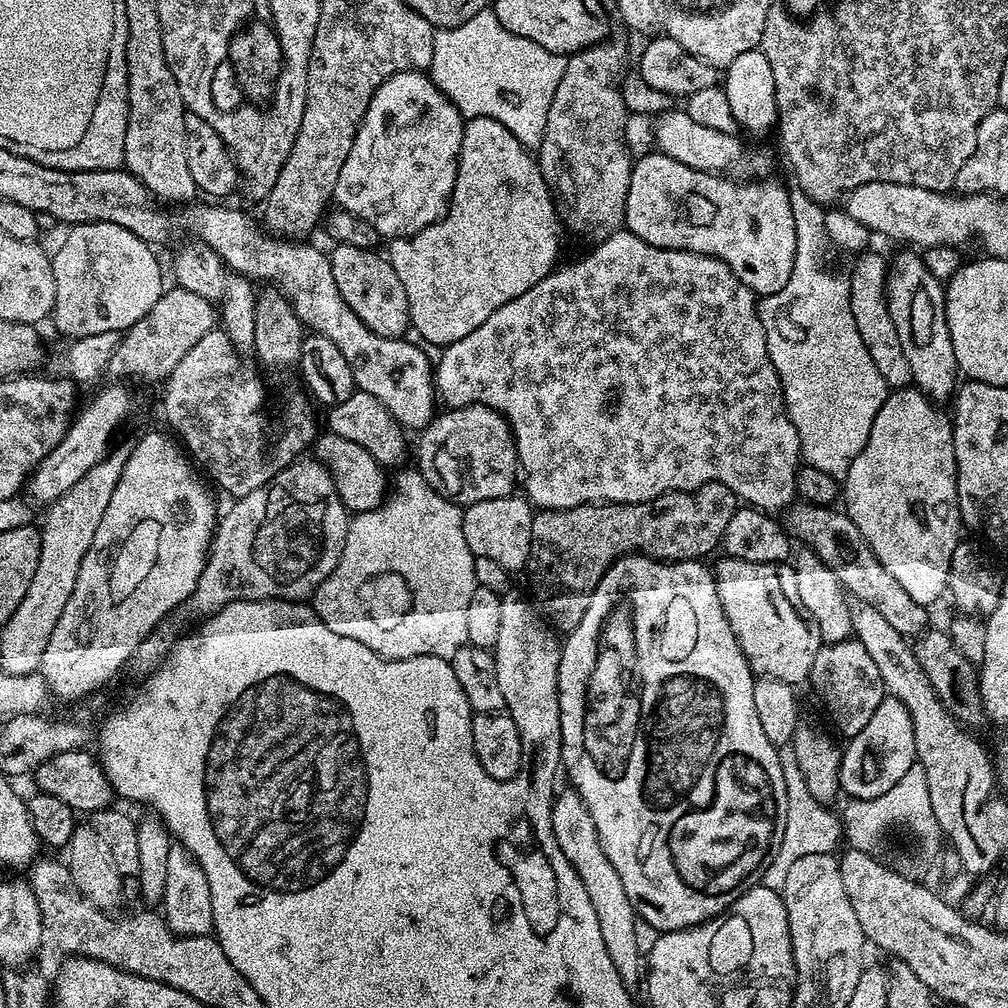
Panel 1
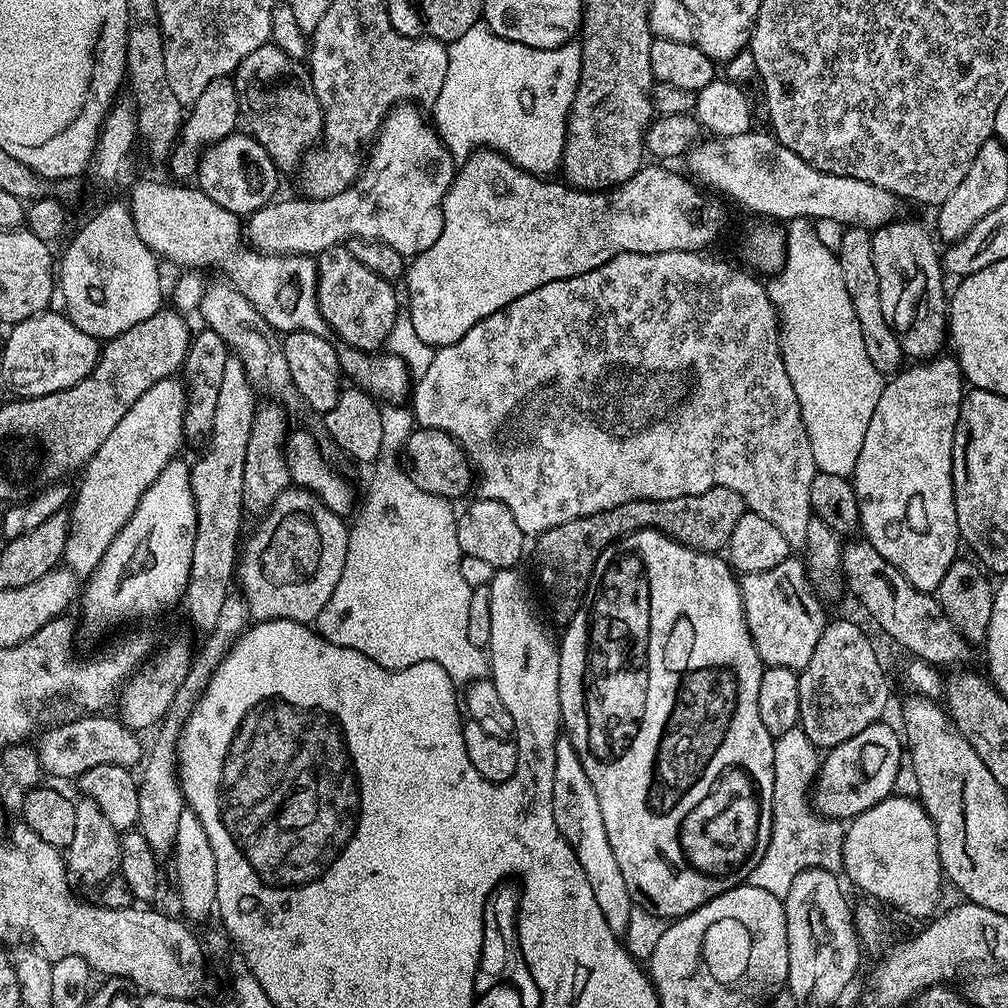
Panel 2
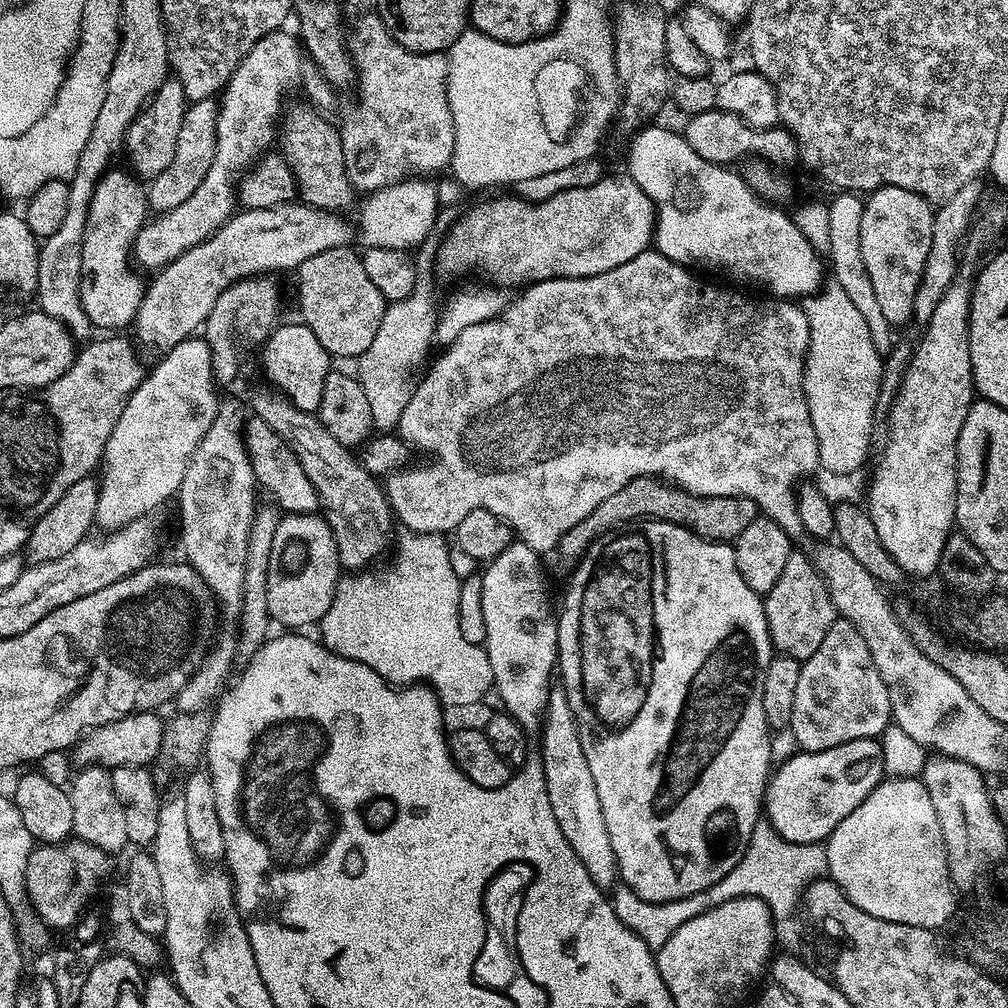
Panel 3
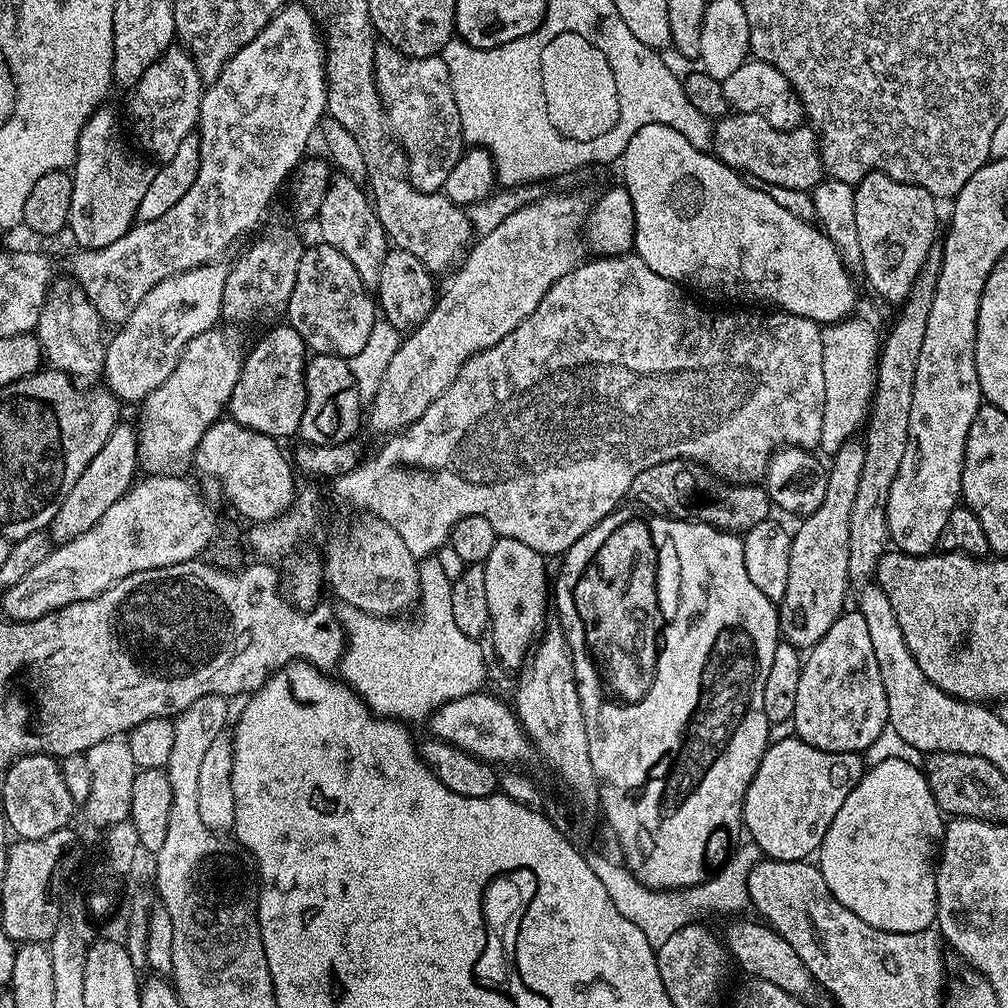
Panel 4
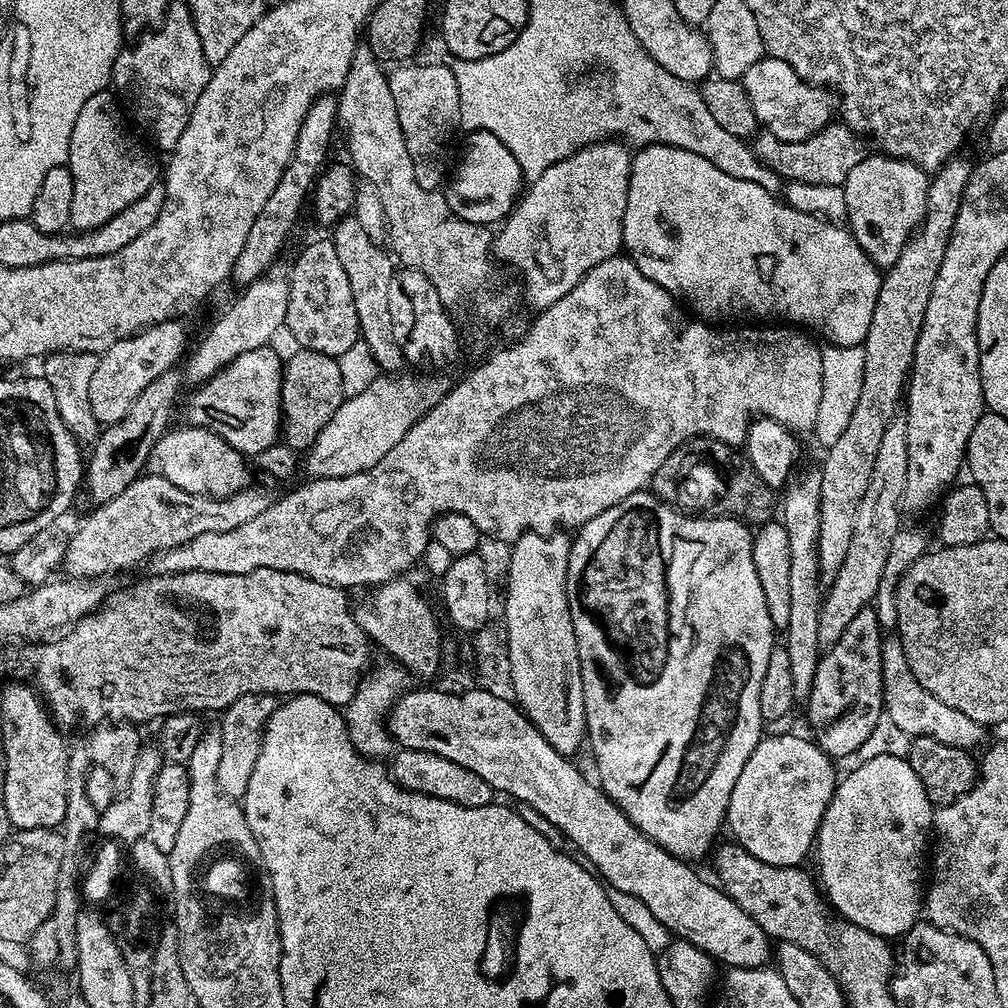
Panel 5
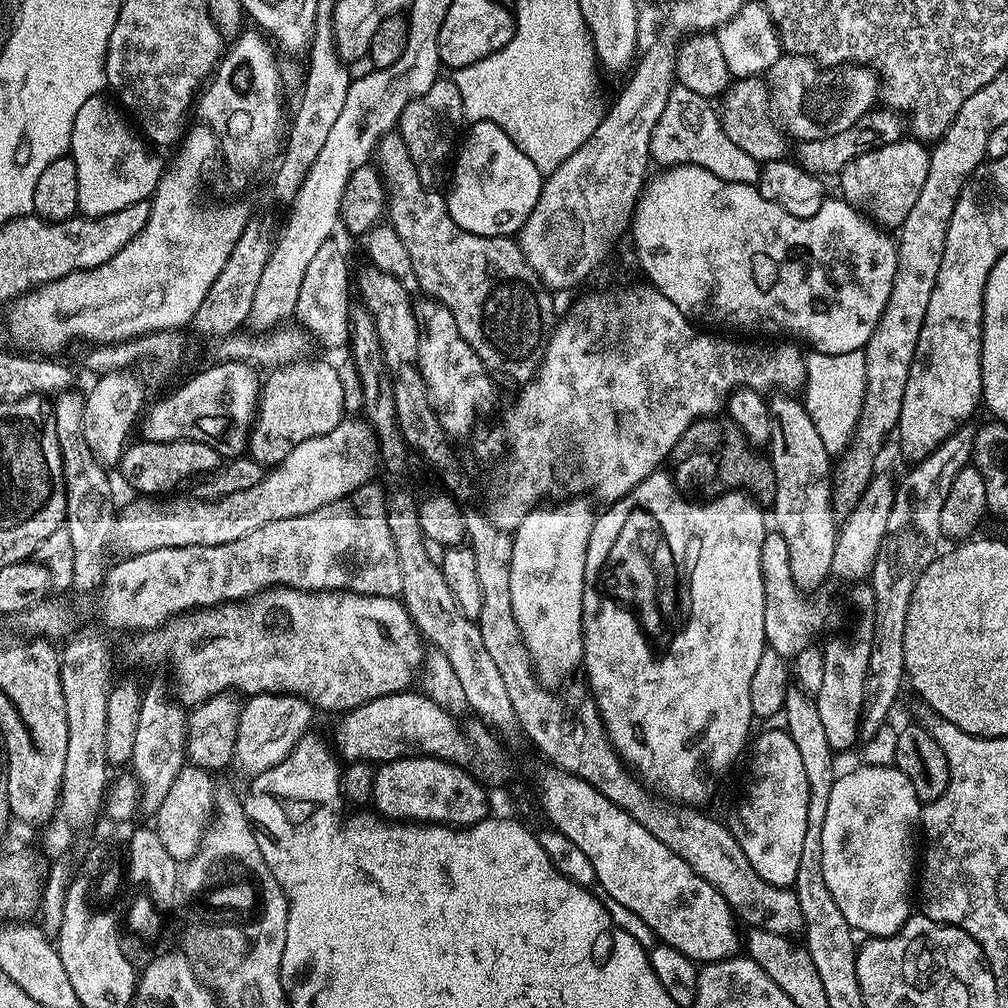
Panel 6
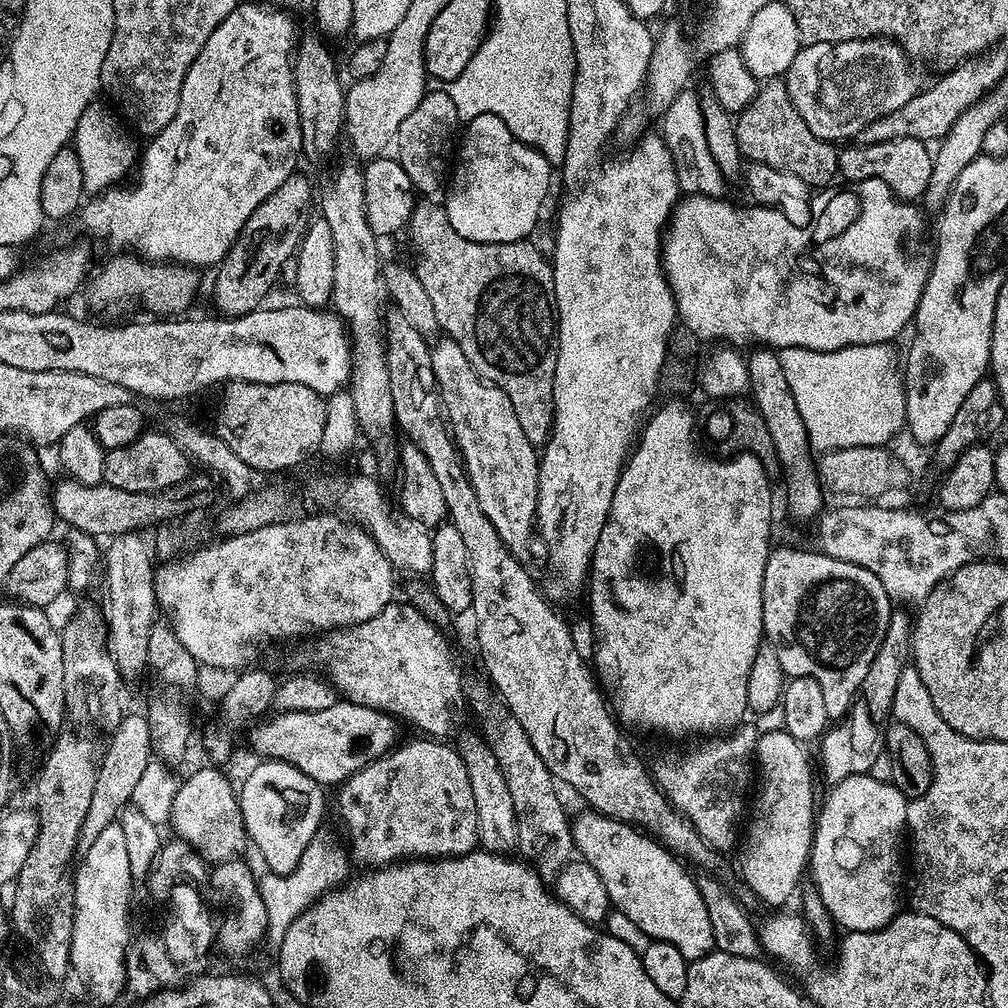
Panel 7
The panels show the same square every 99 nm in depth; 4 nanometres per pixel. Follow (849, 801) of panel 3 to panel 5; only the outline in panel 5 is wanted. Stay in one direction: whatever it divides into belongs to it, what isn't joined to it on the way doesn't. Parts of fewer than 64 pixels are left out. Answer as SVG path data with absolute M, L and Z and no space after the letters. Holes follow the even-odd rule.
M768 734L761 738L758 742L758 746L754 746L754 754L750 754L750 758L746 758L746 766L742 766L742 774L738 774L738 782L734 782L734 790L730 793L730 806L728 807L726 817L726 828L727 831L732 831L731 839L735 841L735 843L741 844L750 854L754 854L754 858L758 858L762 862L770 862L770 866L794 868L805 863L803 860L807 858L808 852L810 856L819 837L820 823L826 814L826 810L830 806L832 796L836 793L838 783L836 768L832 765L835 764L833 757L827 756L807 735L805 735L806 737L796 735L797 734Z

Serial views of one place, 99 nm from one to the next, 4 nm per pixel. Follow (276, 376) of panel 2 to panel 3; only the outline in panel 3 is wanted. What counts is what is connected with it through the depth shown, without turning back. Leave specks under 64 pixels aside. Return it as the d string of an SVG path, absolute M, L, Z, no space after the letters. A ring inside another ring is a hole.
M275 390L267 391L253 398L251 411L269 424L288 443L290 450L294 450L298 462L302 462L302 470L316 491L322 517L333 532L341 569L367 569L371 560L378 559L387 548L389 551L394 540L394 517L381 481L371 476L360 464L353 449L338 442L338 438L334 438L313 413L298 410Z

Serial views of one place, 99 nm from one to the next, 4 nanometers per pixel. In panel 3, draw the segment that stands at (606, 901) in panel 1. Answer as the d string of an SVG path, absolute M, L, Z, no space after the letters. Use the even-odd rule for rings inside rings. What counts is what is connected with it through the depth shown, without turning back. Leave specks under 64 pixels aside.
M556 686L551 689L538 736L538 755L544 763L546 794L550 794L550 810L554 810L554 818L562 829L566 842L570 842L570 850L574 850L574 854L578 854L578 862L586 866L586 874L594 878L601 890L611 889L618 880L614 846L610 846L610 830L606 830L606 818L602 818L602 802L598 802L598 790L594 790L594 777L590 774L586 754L582 754L578 722L574 718L574 710L570 710L570 702L563 687Z

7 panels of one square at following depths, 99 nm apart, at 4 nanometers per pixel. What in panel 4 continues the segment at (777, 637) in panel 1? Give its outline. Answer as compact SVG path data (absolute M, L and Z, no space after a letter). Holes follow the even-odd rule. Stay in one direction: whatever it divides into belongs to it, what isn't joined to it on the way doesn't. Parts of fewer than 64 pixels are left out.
M853 438L847 440L838 451L831 457L832 466L827 469L828 481L826 482L826 494L823 495L822 506L812 513L805 516L799 521L800 529L791 533L792 545L790 546L790 570L786 582L782 585L782 595L778 601L778 611L780 613L780 634L787 643L796 645L801 650L811 650L819 640L824 637L834 626L834 622L839 620L845 611L844 595L848 592L850 581L848 578L848 567L850 566L850 510L854 510L854 498L858 495L858 478L862 478L862 466L866 463L866 454L864 453L864 445L859 439Z

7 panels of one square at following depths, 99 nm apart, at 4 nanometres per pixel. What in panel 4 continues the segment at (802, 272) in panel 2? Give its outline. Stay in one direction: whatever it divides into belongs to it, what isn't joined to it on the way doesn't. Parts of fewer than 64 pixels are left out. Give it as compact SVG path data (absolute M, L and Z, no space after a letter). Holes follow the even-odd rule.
M849 318L840 320L837 324L827 325L822 331L822 374L826 374L826 402L824 403L824 413L822 414L822 438L820 439L819 451L821 453L834 454L847 440L853 439L857 435L856 431L865 427L866 421L869 418L870 409L872 406L872 395L876 390L876 364L880 359L880 350L882 347L881 333L876 333L876 328L868 320L856 320L857 318Z

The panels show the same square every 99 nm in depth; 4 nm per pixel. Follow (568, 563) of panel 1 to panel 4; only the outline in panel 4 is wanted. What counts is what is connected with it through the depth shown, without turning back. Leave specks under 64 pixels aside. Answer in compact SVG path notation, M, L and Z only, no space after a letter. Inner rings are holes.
M686 460L658 462L658 466L650 466L650 470L642 470L632 483L631 499L647 511L656 512L659 516L670 516L673 520L691 520L709 524L712 528L721 528L724 532L743 534L749 532L758 522L769 519L774 505L765 489L759 483L733 484L725 483L724 500L711 500L702 493L707 490L708 483L714 480L713 473L702 470L701 465Z

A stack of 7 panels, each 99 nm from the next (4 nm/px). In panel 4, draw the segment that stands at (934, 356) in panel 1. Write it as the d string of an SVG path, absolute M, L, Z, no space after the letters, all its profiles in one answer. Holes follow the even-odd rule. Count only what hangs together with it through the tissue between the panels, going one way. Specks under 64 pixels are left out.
M871 172L855 185L854 215L858 225L858 246L862 246L862 276L888 304L903 305L910 286L922 270L922 262L937 243L936 207L938 201L926 190L898 182L881 172Z

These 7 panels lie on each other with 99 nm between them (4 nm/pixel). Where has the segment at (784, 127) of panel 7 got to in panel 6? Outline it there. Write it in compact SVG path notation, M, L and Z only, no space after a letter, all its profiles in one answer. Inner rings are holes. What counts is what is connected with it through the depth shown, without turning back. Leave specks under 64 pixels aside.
M764 76L733 79L719 101L718 113L726 137L752 158L759 162L785 159L787 152L784 151L790 140L772 111L772 98L768 94L768 82Z

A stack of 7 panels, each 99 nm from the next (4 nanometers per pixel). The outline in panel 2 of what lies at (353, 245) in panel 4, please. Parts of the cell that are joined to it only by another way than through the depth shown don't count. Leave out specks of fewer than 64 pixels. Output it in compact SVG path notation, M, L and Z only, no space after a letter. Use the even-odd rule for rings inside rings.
M269 42L250 50L250 54L242 58L242 62L236 67L234 79L241 117L252 123L250 134L267 150L281 173L295 173L299 169L300 161L304 159L304 153L317 147L324 134L322 106L314 94L312 73L307 63L294 59L278 45Z

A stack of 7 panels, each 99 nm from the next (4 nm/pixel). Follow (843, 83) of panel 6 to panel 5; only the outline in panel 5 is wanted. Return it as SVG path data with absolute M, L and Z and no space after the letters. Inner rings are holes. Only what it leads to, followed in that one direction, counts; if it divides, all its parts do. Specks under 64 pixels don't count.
M765 55L763 60L754 62L754 66L746 70L742 83L757 125L782 142L802 142L802 138L821 132L833 119L834 100L829 89L807 84L795 70L786 66L786 62L773 56Z

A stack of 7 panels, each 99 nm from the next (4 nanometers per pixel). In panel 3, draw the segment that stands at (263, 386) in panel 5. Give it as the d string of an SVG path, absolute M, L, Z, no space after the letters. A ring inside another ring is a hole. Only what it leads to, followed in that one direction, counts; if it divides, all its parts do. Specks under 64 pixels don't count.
M303 322L296 324L277 323L276 329L262 345L264 351L264 376L271 387L286 397L291 404L303 412L319 413L322 402L322 386L328 373L333 371L334 360L328 355L326 346L318 342L314 332Z

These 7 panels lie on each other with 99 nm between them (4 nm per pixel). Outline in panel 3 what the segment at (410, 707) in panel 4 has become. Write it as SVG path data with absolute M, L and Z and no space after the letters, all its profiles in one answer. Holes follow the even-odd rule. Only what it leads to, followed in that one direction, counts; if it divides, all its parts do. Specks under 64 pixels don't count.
M408 532L404 537L397 539L394 544L394 552L396 548L396 557L393 558L392 564L385 566L381 572L372 572L373 570L364 570L359 574L348 574L339 581L336 587L336 593L333 595L333 601L330 602L330 608L318 623L319 639L324 647L329 648L334 654L338 654L347 660L354 662L362 662L362 666L368 666L370 670L374 670L387 684L393 686L416 686L423 682L431 687L436 693L441 705L445 709L448 708L472 708L484 695L493 691L492 672L490 660L487 657L487 650L479 644L471 644L466 642L466 638L462 638L462 630L458 627L458 594L460 593L460 579L454 574L453 567L450 566L450 544L444 540L443 535L435 536L434 534L422 534L419 536L417 532Z

